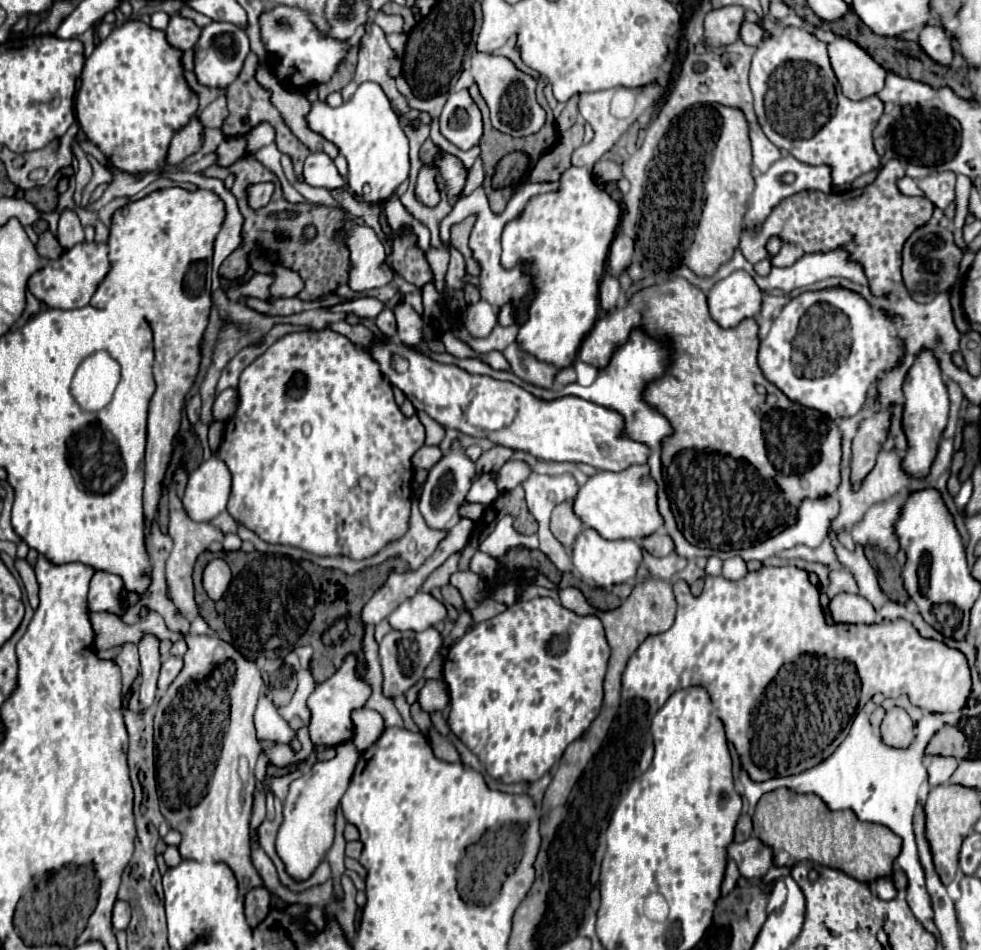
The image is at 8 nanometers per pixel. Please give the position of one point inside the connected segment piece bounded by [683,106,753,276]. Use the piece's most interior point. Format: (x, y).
(730, 182)

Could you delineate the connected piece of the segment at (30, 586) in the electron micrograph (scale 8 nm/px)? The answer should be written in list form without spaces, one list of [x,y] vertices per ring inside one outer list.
[[[16,559],[15,568],[21,574],[21,578],[23,578],[29,604],[33,606],[33,610],[37,610],[39,608],[39,584],[37,584],[37,578],[35,578],[33,568],[27,564],[25,559]]]

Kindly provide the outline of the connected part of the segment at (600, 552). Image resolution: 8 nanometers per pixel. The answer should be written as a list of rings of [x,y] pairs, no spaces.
[[[583,530],[573,544],[573,566],[585,582],[593,582],[597,588],[613,588],[635,578],[641,564],[641,546],[633,540],[605,540],[595,530]]]

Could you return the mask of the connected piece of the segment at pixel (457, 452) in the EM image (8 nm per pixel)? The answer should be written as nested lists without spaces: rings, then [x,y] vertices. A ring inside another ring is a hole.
[[[453,440],[449,452],[443,454],[441,460],[429,470],[429,476],[419,496],[419,510],[431,528],[441,530],[449,526],[449,522],[457,514],[457,508],[465,502],[465,494],[469,492],[469,486],[473,484],[473,476],[475,476],[475,462],[465,454],[465,448],[461,446],[461,442]]]

